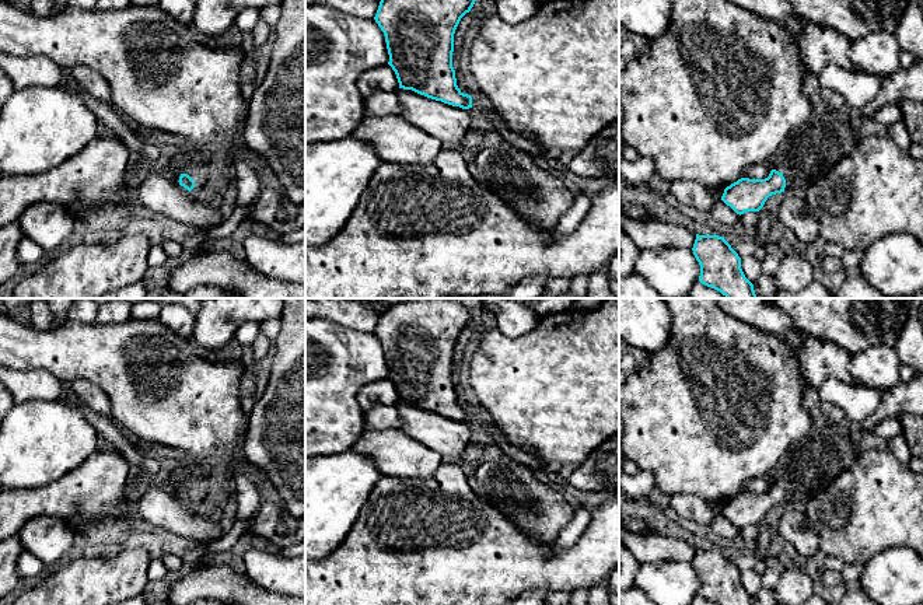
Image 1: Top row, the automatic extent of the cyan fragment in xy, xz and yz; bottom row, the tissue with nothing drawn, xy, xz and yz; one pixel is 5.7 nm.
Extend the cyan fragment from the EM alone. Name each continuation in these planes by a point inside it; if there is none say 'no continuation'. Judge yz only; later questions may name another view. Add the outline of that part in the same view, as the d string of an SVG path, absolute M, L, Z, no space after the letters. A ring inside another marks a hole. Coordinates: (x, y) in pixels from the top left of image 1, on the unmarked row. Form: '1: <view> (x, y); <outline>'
1: yz (818, 458); M849 424L832 426L824 433L810 431L789 452L790 461L775 483L786 493L784 504L803 510L861 452L859 431Z

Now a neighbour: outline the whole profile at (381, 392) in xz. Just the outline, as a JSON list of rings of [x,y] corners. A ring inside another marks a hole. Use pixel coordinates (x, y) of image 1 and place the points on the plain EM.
[[[385,378],[363,387],[357,394],[357,402],[364,412],[377,405],[395,405],[399,396],[392,381]]]

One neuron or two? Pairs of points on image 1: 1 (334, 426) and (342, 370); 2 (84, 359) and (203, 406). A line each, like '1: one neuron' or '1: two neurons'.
1: one neuron
2: one neuron

